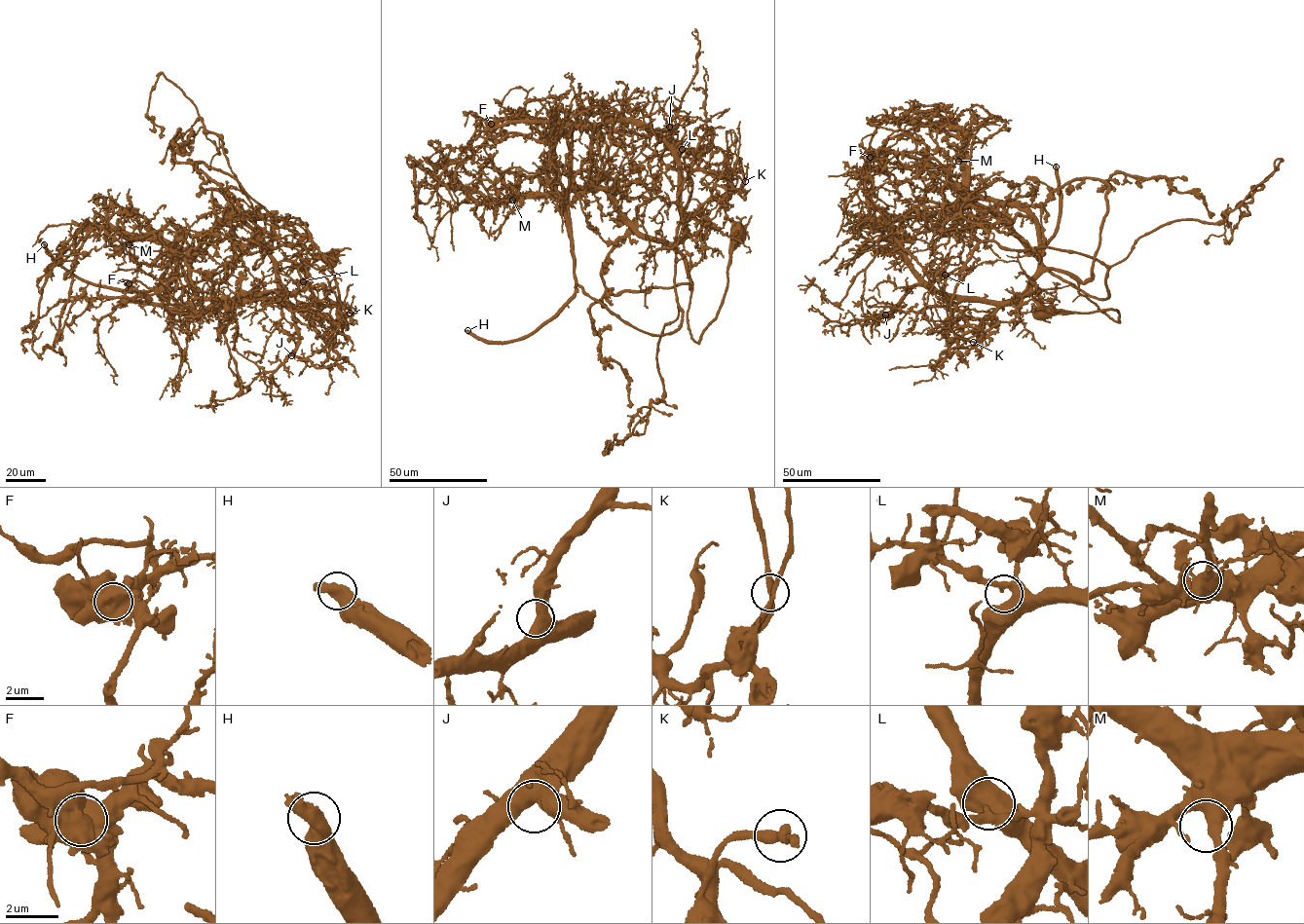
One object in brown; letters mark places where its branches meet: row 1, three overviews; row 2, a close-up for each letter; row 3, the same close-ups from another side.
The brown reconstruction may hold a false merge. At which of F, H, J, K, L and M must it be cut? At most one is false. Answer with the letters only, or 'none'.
F

